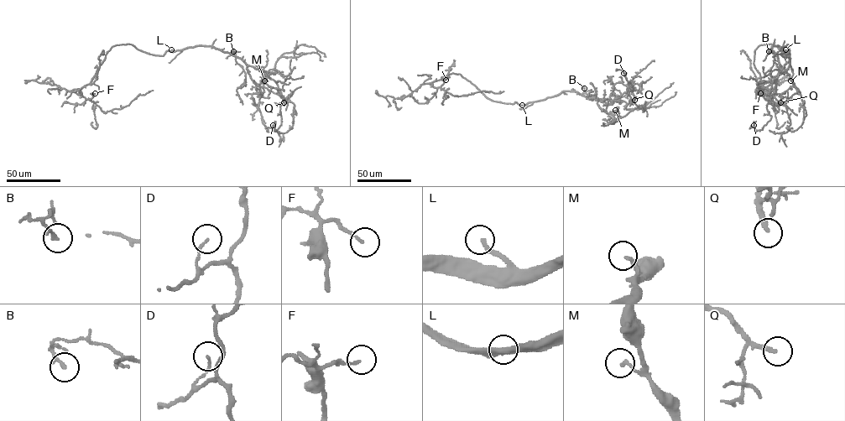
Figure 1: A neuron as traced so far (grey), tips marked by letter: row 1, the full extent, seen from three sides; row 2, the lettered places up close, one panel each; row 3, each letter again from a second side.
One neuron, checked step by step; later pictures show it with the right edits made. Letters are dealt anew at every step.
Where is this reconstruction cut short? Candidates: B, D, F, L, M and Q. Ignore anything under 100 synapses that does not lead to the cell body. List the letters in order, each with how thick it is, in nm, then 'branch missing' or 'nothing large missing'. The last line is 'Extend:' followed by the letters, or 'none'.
B: calibre 190 nm; nothing large missing
D: calibre 120 nm; nothing large missing
F: calibre 120 nm; nothing large missing
L: calibre 220 nm; branch missing
M: calibre 150 nm; nothing large missing
Q: calibre 240 nm; nothing large missing
Extend: L

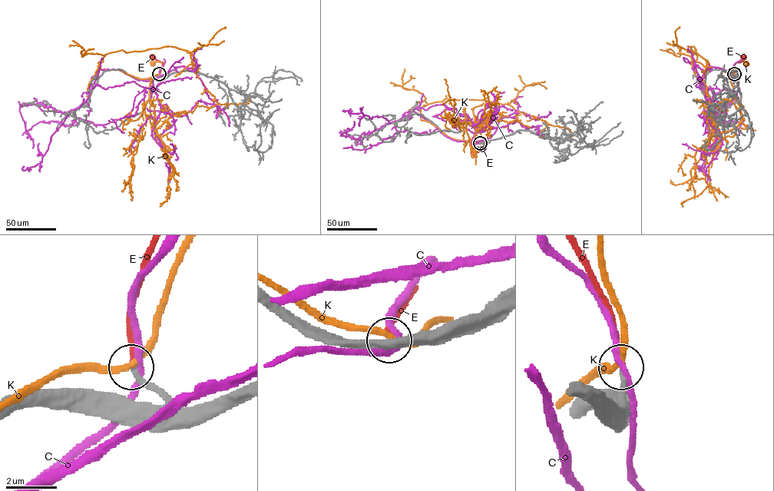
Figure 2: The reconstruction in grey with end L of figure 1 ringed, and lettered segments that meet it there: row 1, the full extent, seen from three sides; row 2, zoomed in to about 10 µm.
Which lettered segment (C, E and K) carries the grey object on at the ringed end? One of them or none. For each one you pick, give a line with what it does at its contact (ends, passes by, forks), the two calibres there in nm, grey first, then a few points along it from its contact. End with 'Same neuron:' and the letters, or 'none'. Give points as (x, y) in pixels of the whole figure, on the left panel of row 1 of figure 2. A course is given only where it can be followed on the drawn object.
E: it ends | 240/200 nm | via (159, 74), (163, 62), (152, 57)
Same neuron: E

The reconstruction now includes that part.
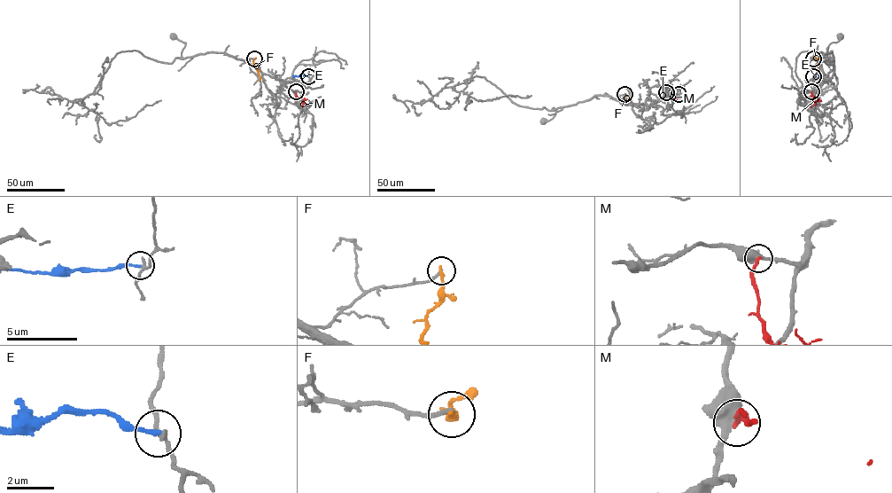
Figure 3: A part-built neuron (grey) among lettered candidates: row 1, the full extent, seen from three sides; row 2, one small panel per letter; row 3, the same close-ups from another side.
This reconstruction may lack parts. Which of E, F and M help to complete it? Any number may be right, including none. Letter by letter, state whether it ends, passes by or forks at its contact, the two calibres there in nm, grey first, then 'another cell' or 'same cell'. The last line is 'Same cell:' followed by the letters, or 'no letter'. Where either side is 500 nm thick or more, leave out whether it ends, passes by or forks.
E: it ends | 200/170 nm | another cell
F: it ends | 180/240 nm | another cell
M: 500/240 nm | another cell
Same cell: no letter

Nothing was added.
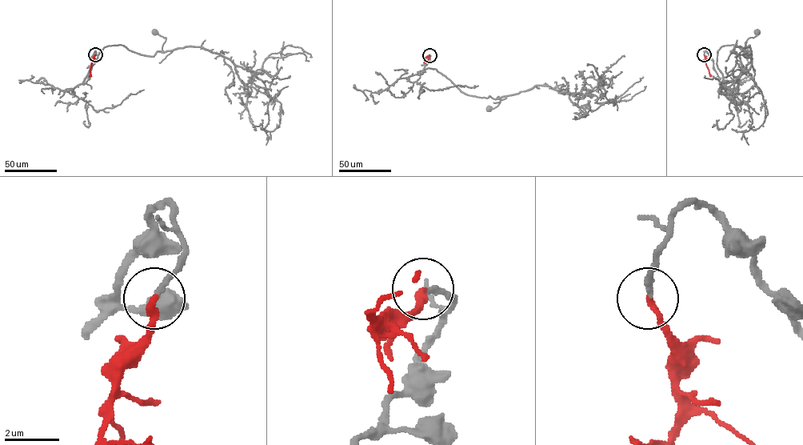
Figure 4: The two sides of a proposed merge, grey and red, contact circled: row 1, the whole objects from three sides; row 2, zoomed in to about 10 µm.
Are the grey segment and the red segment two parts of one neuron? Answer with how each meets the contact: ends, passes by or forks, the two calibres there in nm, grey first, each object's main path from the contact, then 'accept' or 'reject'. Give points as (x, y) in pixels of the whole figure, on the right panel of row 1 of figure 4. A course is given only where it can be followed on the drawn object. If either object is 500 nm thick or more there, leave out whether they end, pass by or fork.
grey ends | red ends | 220/240 nm | grey via (704, 54), (713, 60), (723, 82), (717, 51), (736, 45), (746, 56), (745, 43), (757, 32) | red via (704, 54), (711, 76) | accept

